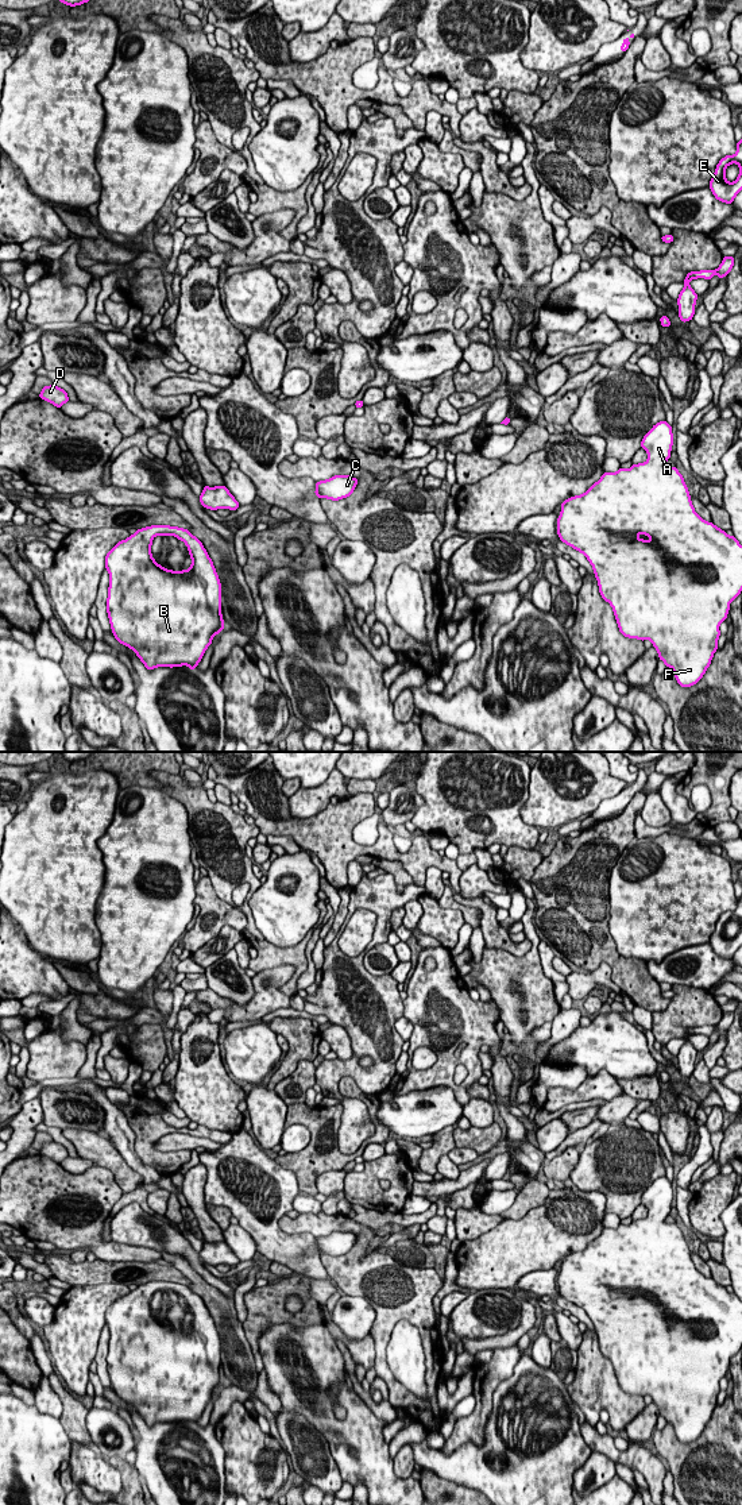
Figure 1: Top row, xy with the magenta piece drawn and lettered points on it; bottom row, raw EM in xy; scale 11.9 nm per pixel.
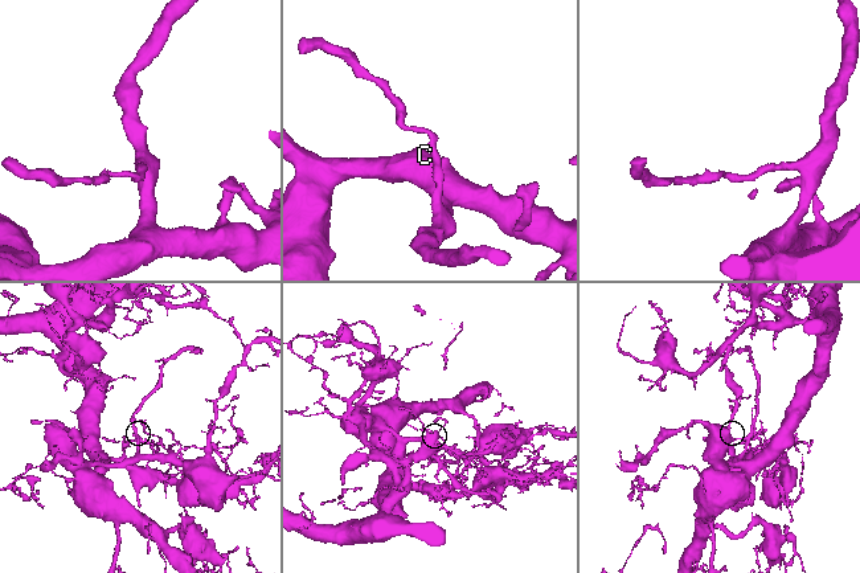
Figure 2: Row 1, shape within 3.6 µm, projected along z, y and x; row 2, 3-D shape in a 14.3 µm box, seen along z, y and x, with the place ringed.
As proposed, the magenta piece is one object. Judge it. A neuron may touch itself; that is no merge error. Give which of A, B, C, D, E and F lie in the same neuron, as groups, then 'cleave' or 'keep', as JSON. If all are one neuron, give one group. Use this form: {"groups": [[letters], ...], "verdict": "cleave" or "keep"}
{"groups": [["A", "B", "C", "D", "E", "F"]], "verdict": "keep"}

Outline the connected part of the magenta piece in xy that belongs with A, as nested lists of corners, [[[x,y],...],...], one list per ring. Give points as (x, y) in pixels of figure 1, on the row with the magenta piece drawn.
[[[664,420],[644,436],[645,463],[629,470],[603,472],[584,494],[561,502],[557,535],[591,563],[599,593],[615,614],[619,632],[629,638],[649,638],[660,660],[670,667],[681,687],[696,684],[718,649],[719,625],[726,621],[730,602],[742,591],[742,545],[734,536],[696,514],[688,487],[676,467],[666,467],[673,444],[672,427]]]

